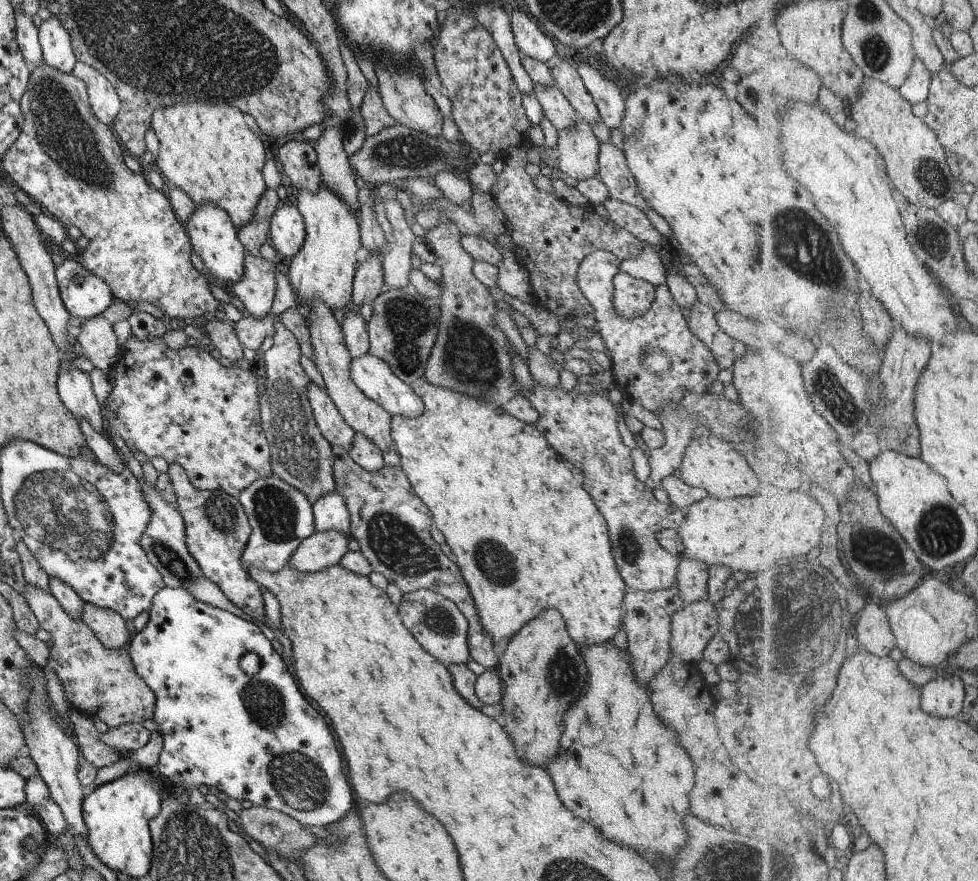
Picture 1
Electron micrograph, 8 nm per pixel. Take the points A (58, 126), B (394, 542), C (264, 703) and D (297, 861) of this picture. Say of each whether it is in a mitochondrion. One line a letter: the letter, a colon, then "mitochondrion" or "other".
A: mitochondrion
B: mitochondrion
C: mitochondrion
D: other

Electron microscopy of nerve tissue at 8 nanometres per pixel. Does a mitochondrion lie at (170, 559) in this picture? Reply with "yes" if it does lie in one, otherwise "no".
yes

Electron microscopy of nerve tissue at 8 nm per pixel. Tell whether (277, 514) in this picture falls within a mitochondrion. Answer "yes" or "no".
yes

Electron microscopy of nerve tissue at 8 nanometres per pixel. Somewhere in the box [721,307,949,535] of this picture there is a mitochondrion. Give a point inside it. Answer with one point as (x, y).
(828, 389)

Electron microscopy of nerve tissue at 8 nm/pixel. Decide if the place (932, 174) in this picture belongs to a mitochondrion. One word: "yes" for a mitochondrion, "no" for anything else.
yes

